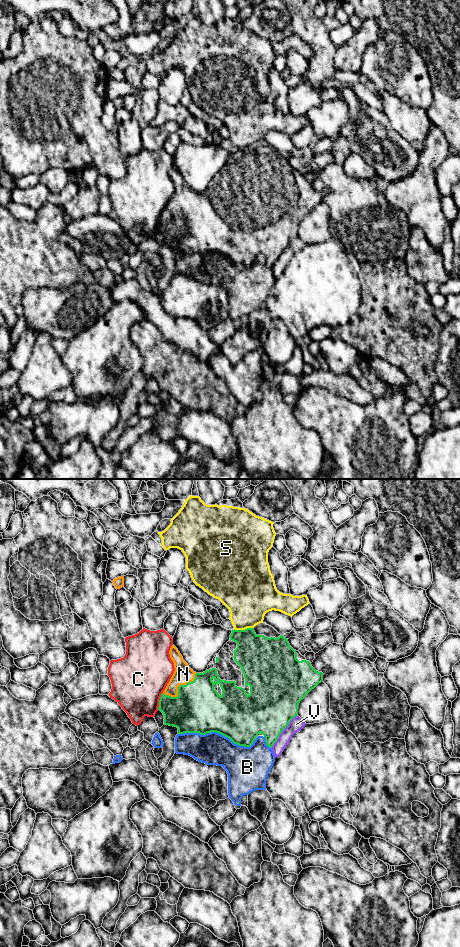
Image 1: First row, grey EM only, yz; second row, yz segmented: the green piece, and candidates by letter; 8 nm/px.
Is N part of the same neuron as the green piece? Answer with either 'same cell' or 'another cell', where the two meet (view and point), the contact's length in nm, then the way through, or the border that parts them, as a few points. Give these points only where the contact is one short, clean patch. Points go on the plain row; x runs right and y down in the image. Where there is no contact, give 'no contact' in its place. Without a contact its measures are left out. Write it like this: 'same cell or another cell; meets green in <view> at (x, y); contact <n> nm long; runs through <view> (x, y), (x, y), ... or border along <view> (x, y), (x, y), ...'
same cell; meets green in yz at (178, 208); contact 320 nm long

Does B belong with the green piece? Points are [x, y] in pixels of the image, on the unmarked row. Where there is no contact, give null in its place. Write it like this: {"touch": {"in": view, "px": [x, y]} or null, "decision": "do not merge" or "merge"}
{"touch": {"in": "yz", "px": [218, 252]}, "decision": "do not merge"}

